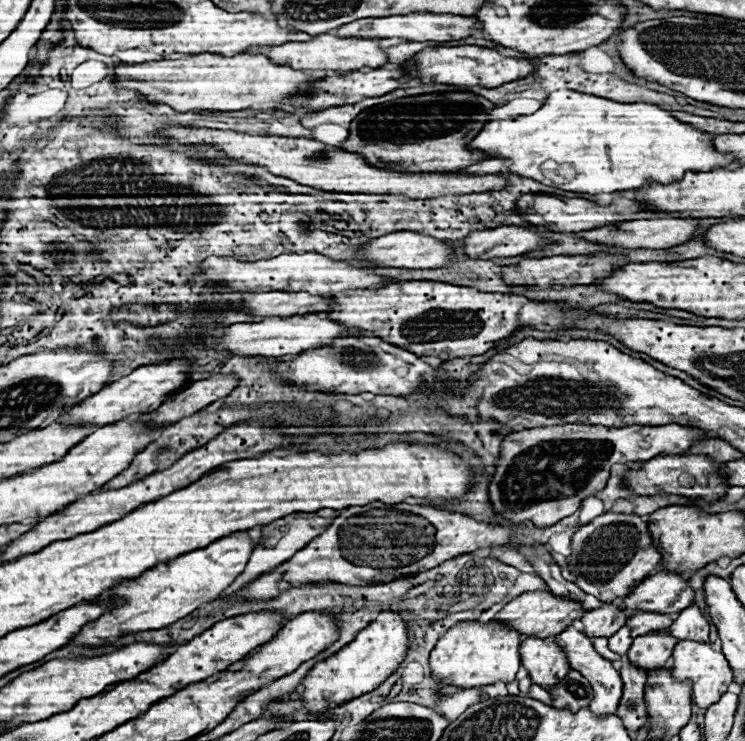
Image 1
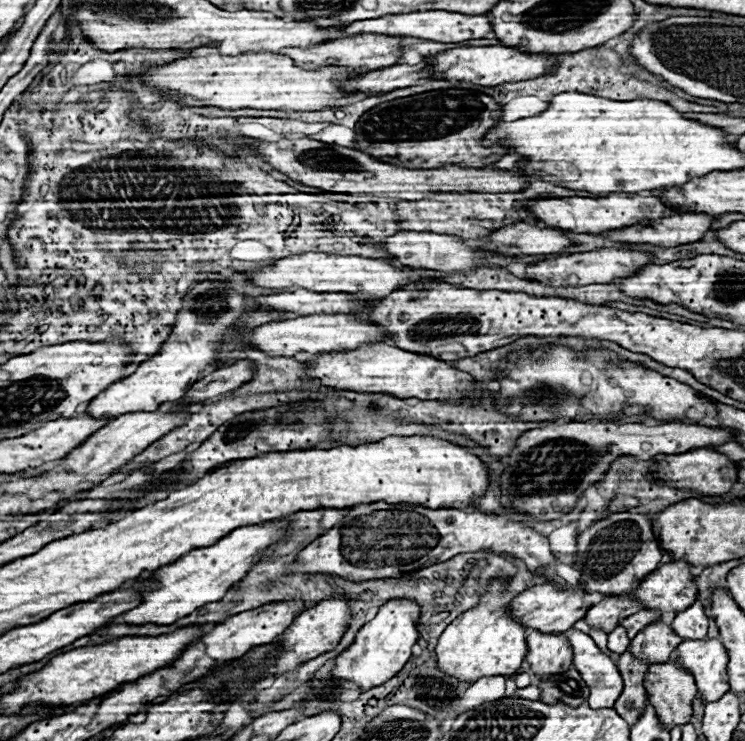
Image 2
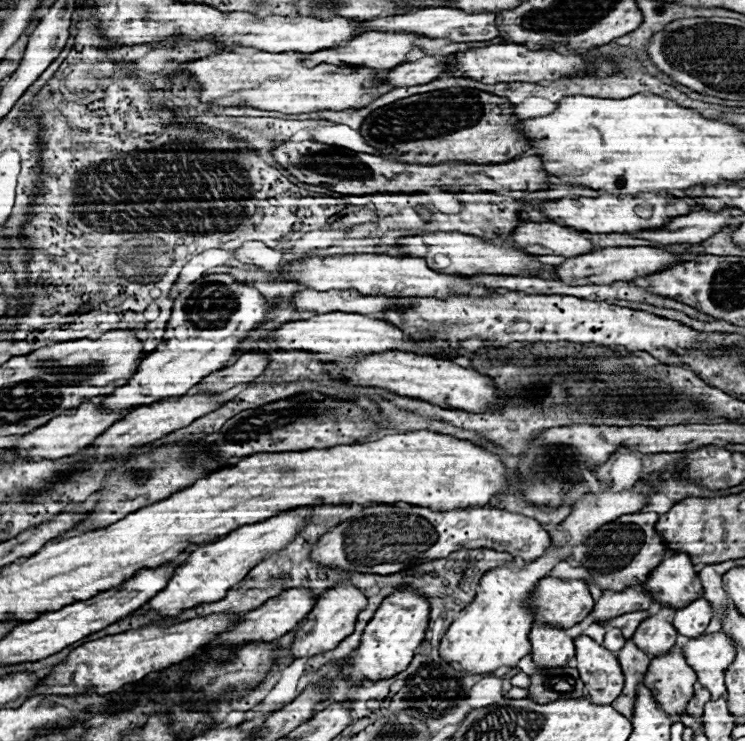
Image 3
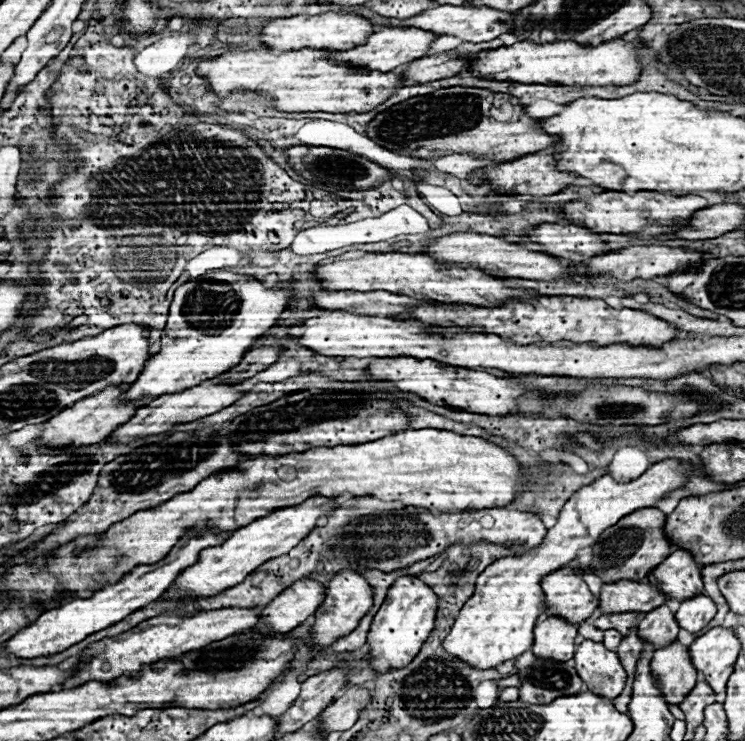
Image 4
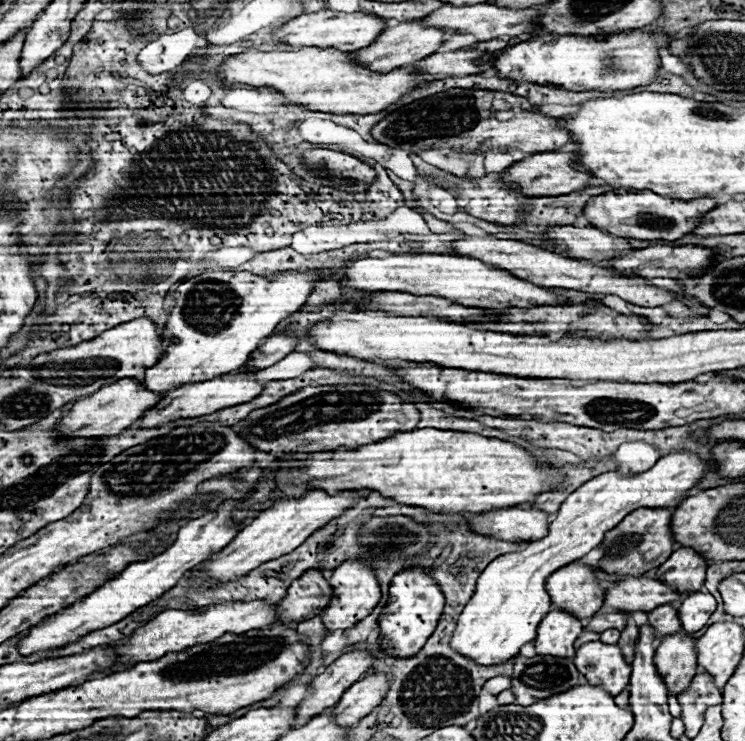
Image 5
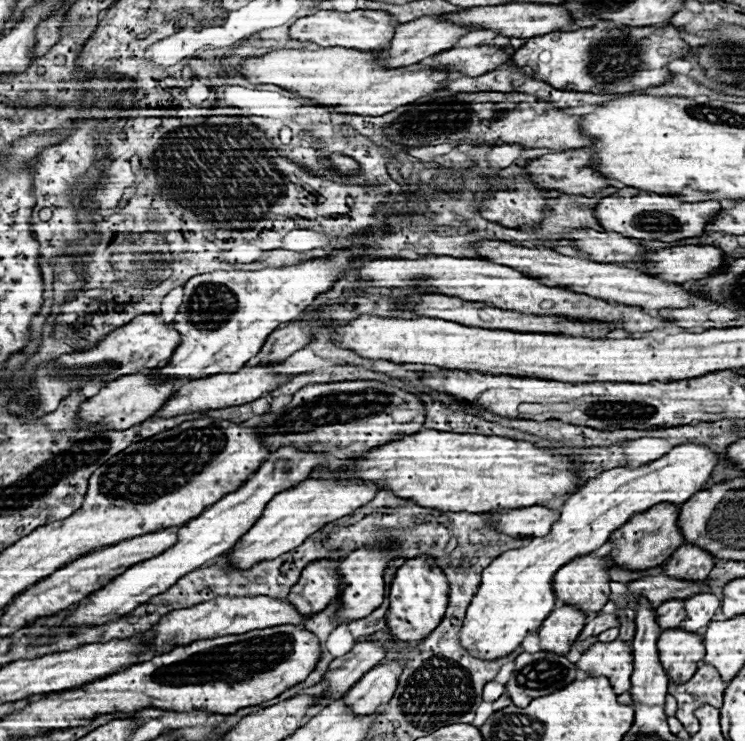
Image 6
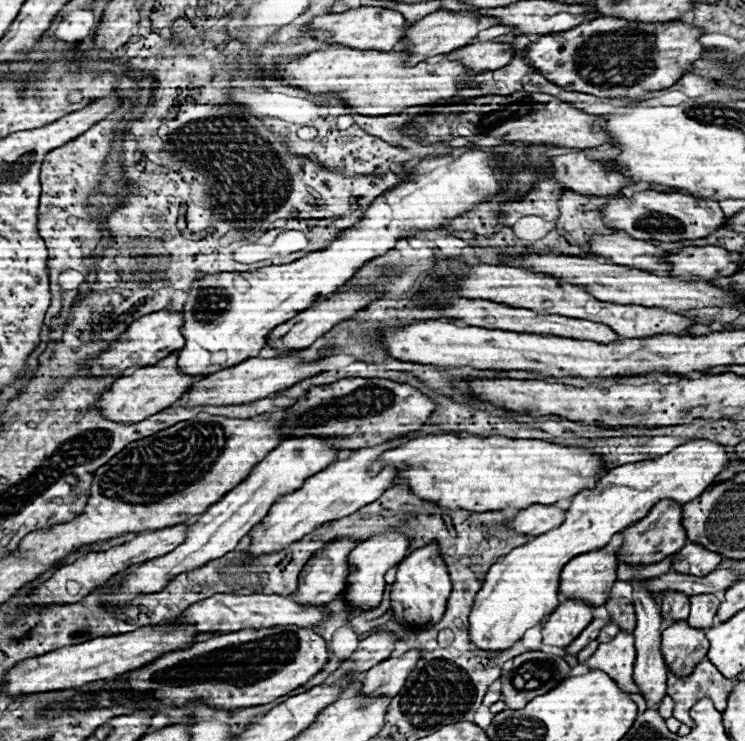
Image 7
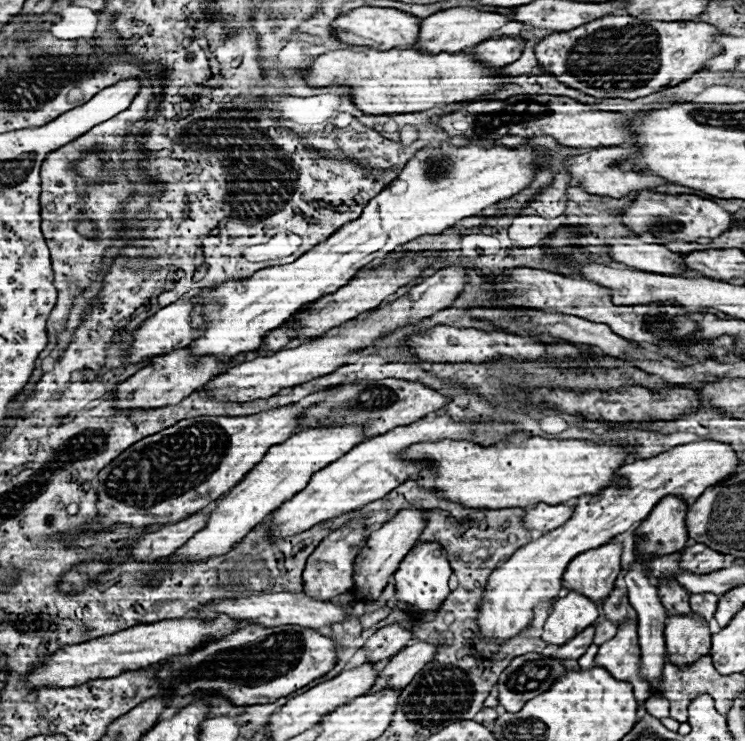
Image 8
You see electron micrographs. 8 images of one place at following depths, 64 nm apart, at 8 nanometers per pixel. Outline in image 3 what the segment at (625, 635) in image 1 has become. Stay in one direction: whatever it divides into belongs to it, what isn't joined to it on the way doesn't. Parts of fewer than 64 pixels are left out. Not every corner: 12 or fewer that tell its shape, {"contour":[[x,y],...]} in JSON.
{"contour":[[618,628],[606,632],[604,646],[618,652],[626,642]]}

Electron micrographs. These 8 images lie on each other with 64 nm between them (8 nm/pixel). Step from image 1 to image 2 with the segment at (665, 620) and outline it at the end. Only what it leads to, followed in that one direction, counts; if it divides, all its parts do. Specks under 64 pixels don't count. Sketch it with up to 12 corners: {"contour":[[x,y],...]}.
{"contour":[[640,610],[620,622],[628,638],[660,618],[656,610]]}

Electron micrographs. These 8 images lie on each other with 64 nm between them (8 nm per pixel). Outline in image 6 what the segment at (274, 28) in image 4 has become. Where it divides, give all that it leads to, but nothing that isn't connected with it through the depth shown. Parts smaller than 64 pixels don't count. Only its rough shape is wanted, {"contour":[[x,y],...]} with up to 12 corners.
{"contour":[[318,10],[290,36],[318,46],[382,50],[396,18],[380,10]]}

